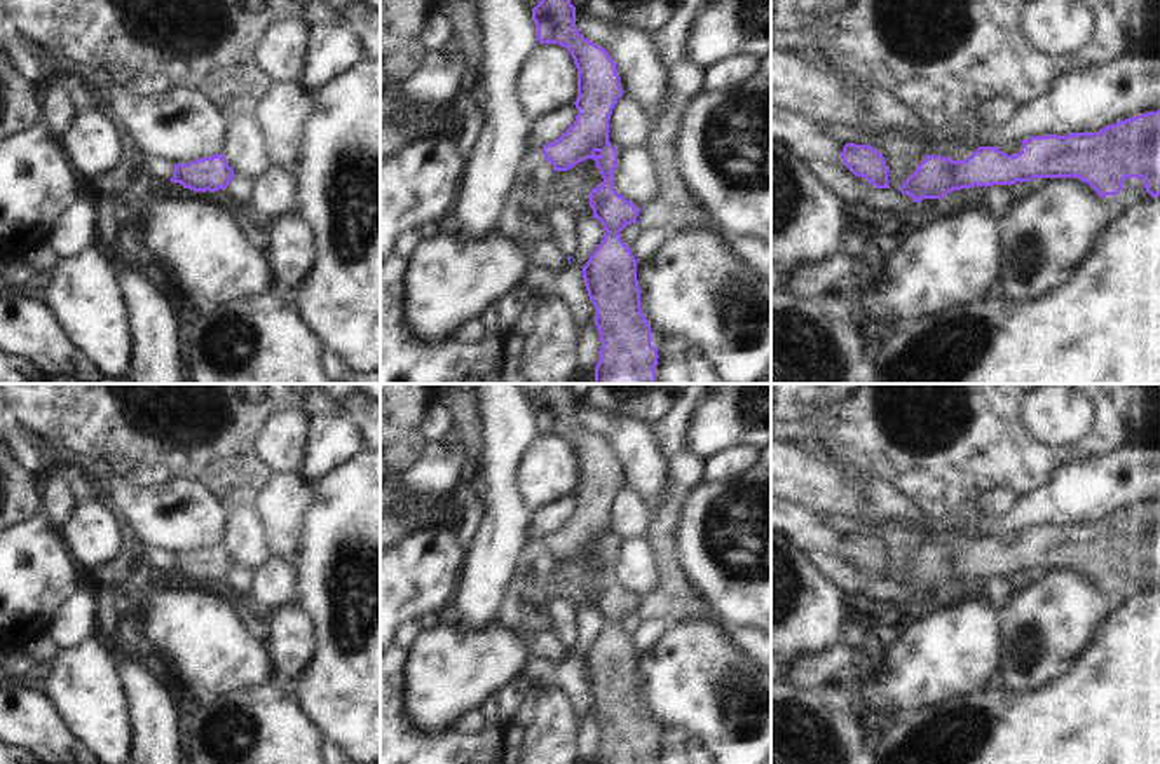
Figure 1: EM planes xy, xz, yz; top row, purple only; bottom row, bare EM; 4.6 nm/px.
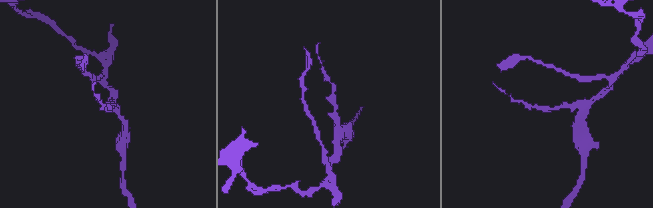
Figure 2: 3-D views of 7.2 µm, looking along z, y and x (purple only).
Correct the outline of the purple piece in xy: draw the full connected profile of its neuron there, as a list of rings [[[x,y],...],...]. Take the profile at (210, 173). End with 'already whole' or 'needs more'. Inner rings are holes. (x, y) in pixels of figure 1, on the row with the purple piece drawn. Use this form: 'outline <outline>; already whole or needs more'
outline [[[216,153],[187,164],[174,164],[171,181],[194,192],[216,192],[227,188],[234,176],[235,174],[223,155]]]; already whole

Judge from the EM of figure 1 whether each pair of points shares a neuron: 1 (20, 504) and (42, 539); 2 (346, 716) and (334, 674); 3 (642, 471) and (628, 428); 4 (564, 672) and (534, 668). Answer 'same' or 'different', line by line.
1: different
2: same
3: same
4: same

